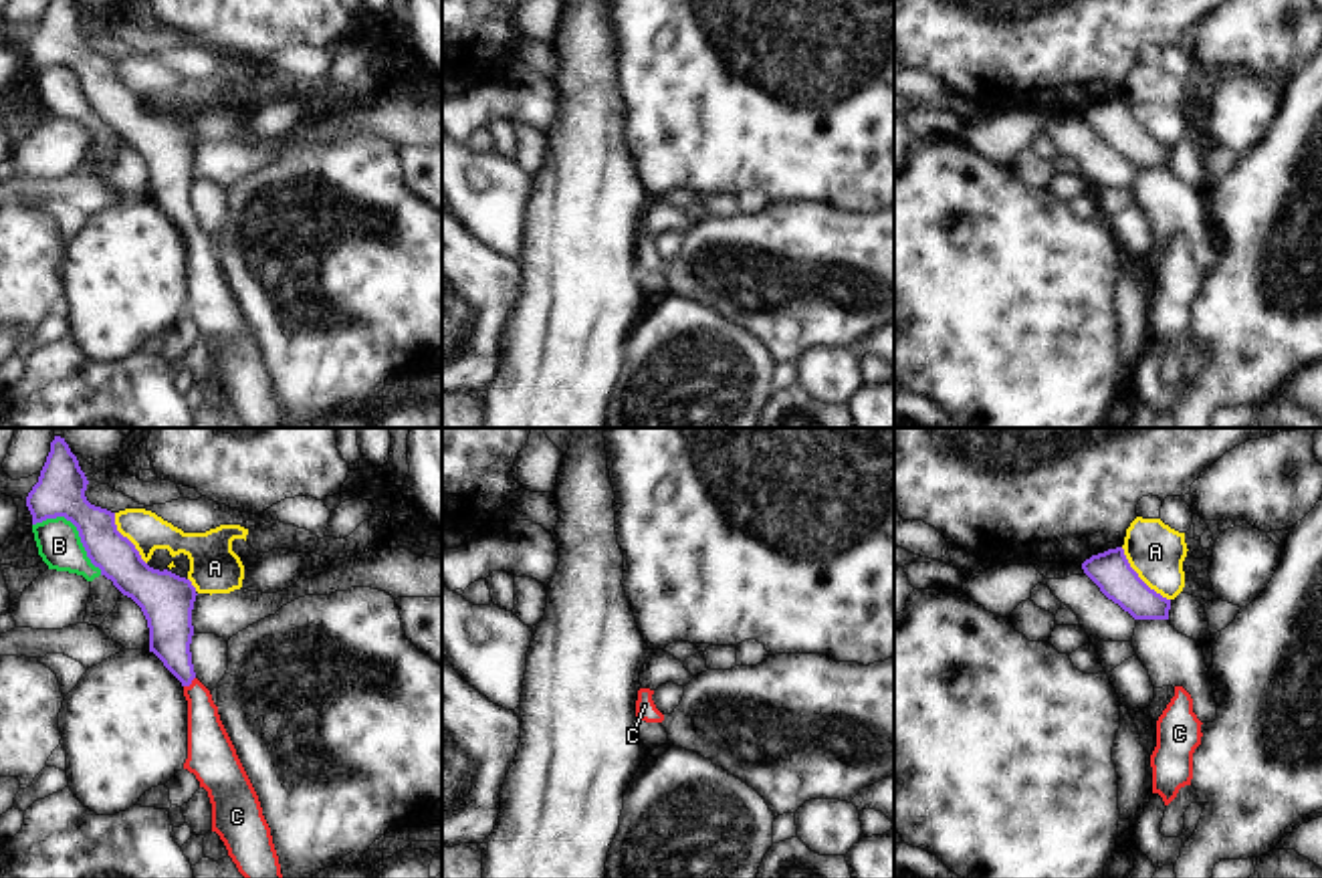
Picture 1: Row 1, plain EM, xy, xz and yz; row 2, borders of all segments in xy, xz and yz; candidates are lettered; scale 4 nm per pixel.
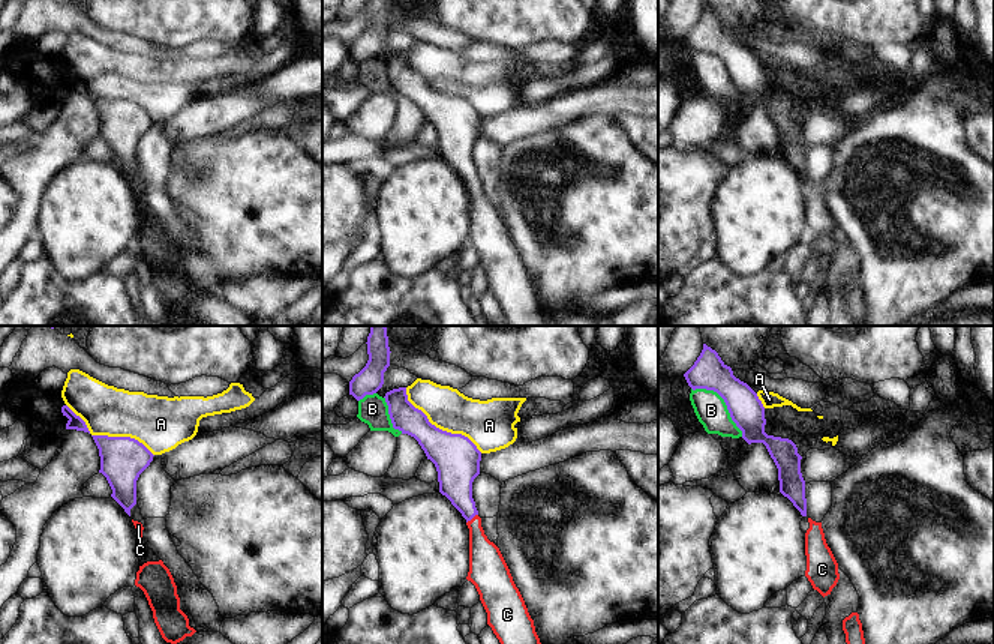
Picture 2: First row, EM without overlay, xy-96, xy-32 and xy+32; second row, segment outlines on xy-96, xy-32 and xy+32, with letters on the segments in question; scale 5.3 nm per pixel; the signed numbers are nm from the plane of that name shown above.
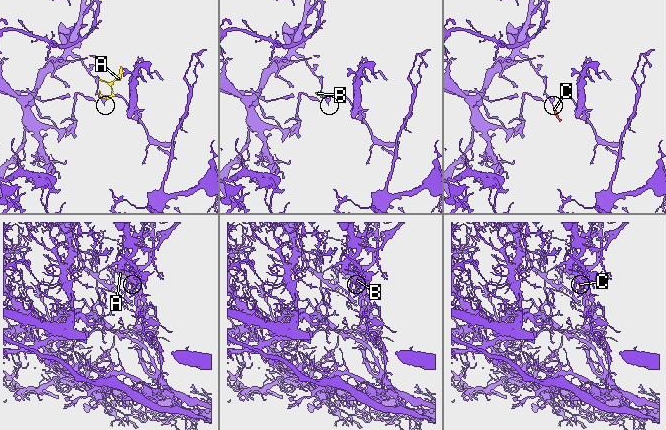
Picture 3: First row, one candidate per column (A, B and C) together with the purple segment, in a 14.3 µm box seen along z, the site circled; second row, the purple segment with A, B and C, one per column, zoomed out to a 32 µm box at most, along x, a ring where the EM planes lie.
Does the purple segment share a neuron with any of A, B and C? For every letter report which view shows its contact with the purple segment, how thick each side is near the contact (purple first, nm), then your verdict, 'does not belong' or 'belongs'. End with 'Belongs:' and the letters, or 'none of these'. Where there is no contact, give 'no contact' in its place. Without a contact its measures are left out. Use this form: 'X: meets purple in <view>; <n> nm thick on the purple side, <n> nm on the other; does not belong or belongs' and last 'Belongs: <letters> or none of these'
A: meets purple in yz; 160 nm thick on the purple side, 220 nm on the other; does not belong
B: meets purple in xy; 190 nm thick on the purple side, 170 nm on the other; does not belong
C: meets purple in xy; 180 nm thick on the purple side, 160 nm on the other; belongs
Belongs: C

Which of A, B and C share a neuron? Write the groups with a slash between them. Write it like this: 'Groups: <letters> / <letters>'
Groups: A / B / C

